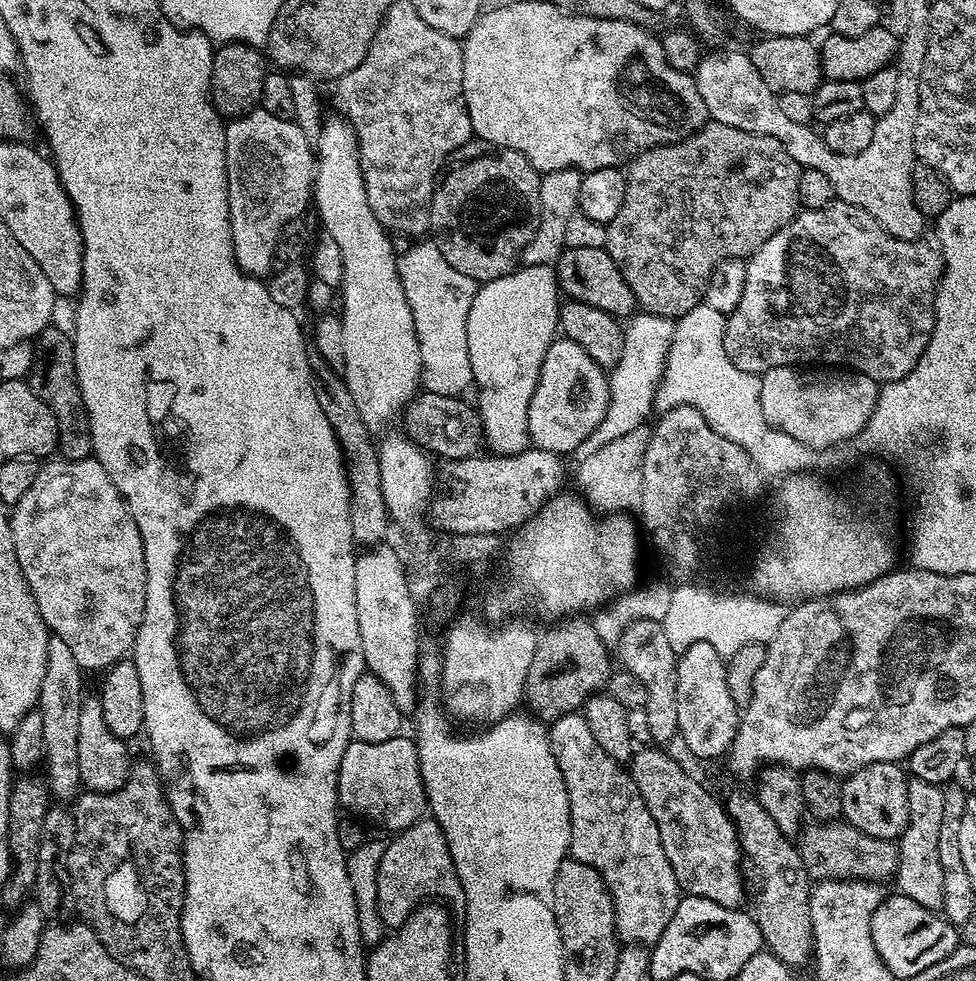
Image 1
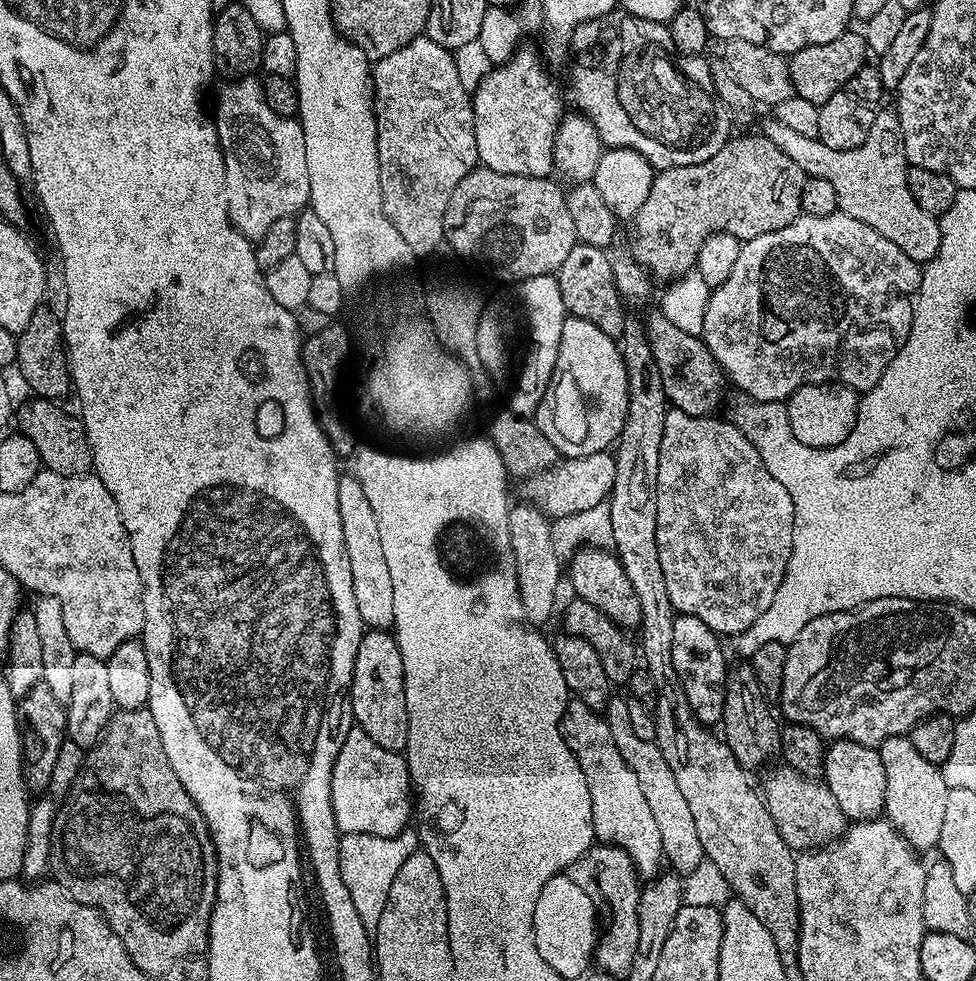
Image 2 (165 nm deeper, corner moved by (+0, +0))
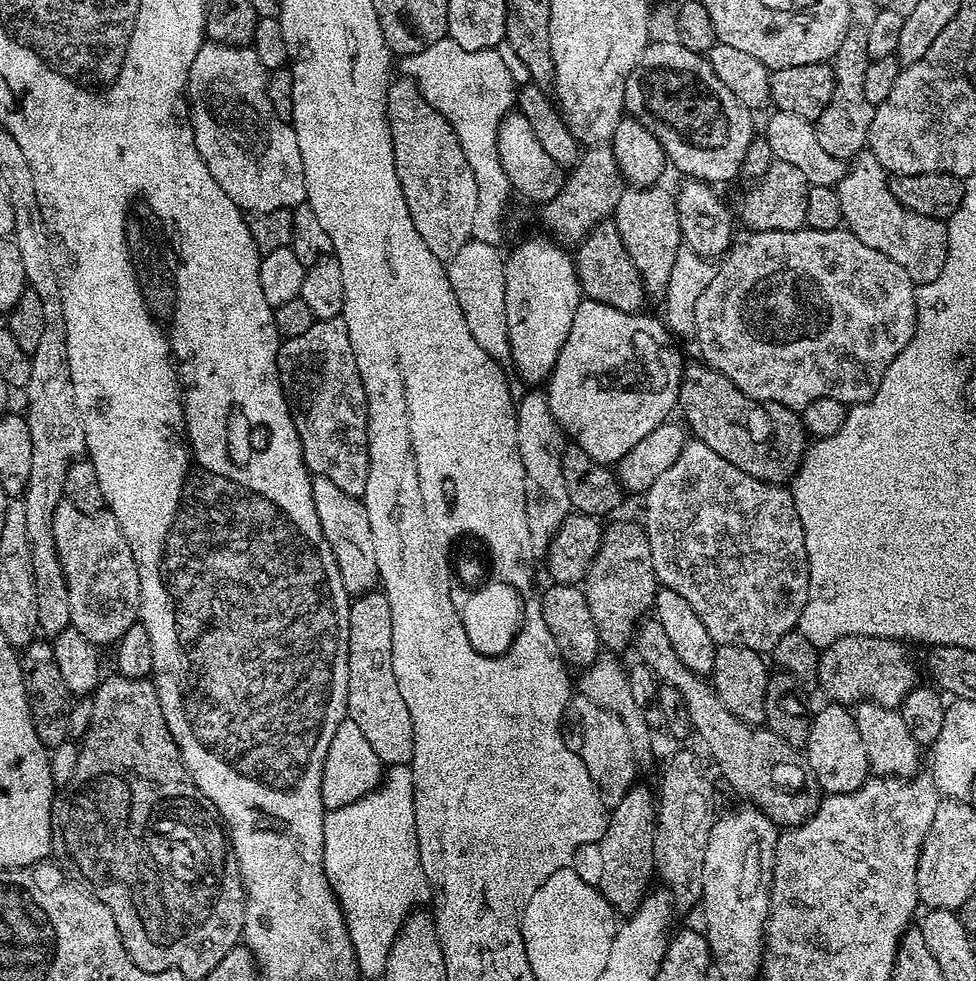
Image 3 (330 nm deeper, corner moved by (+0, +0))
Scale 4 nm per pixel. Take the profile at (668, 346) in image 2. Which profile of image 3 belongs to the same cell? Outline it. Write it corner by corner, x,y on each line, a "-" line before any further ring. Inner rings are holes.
703,362
689,363
685,367
684,376
680,379
678,408
679,411
684,411
683,423
687,425
695,439
706,442
710,450
722,454
726,462
738,466
738,470
750,474
750,478
758,478
767,484
787,485
804,461
810,436
804,426
804,417
797,409
752,400
746,394
742,394
742,390
738,390
738,386
734,386
734,382
726,378
726,374
708,367

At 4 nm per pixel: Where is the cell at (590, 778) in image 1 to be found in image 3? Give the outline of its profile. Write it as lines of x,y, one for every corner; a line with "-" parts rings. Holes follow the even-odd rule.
573,695
570,706
571,719
573,716
574,719
580,720
578,751
583,758
583,765
599,790
600,800
611,810
625,797
637,779
638,765
629,734
626,733
626,726
622,726
622,720
615,712
603,710
585,696

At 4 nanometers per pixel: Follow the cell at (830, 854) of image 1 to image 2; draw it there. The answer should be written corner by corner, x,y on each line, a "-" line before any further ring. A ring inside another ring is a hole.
779,766
764,780
762,795
766,810
770,810
770,818
774,818
774,826
778,826
778,834
799,854
813,848
823,848
840,839
846,827
846,818
830,794
828,785
819,779
803,776
798,770
787,766

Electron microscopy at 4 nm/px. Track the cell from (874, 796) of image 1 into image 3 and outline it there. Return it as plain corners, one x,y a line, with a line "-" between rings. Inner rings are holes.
835,702
825,705
825,708
815,709
810,726
810,738
806,738
802,751
808,759
808,765
821,793
829,796
850,794
870,778
866,746
862,743
862,734
858,734
858,722
853,709

